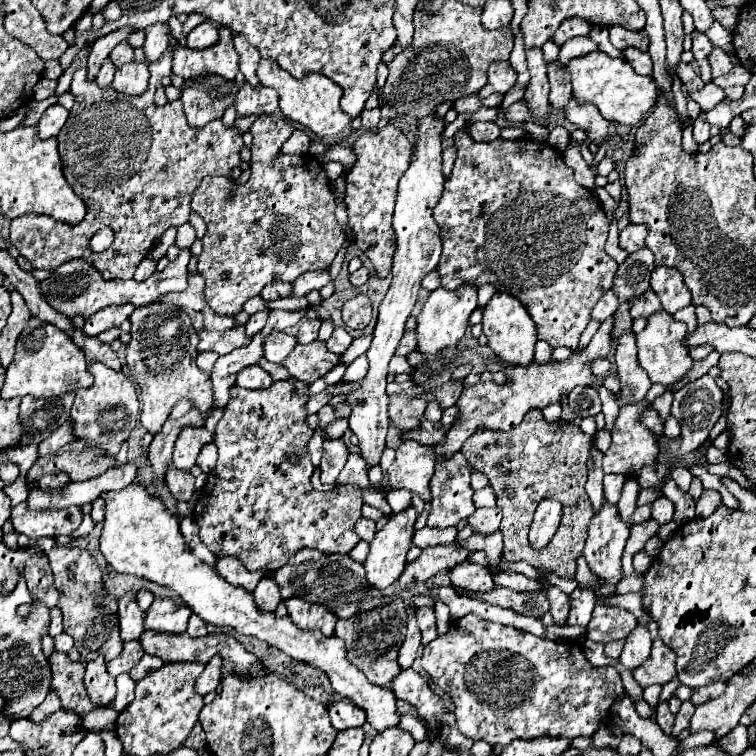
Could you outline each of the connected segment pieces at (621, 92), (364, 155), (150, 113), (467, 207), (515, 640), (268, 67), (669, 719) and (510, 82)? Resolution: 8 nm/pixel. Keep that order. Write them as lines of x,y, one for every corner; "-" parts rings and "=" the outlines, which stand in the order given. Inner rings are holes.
548,40
542,46
542,52
544,52
546,64
558,64
560,68
564,68
570,74
574,100
594,104
600,110
600,114
610,122
634,126
640,120
644,120
644,116
654,106
654,100
656,100
656,82
654,82
654,78
636,74
634,68
624,60
610,58
604,52
592,52
592,54
570,60
570,64
560,64
558,62
560,48
552,40
=
392,124
380,132
362,134
354,146
358,154
356,166
346,174
346,194
344,204
348,206
350,226
356,232
356,246
368,254
374,264
374,270
384,278
390,272
394,256
394,230
392,230
392,212
394,200
398,194
398,180
402,178
414,144
=
168,48
160,60
152,64
152,76
148,90
140,96
126,96
116,92
114,88
98,88
96,82
86,80
86,58
78,64
78,70
74,72
70,92
74,94
74,106
70,110
70,116
66,124
62,126
62,132
58,134
58,150
64,172
76,172
76,178
84,178
84,192
86,202
92,202
92,210
86,214
84,222
76,226
62,224
58,220
50,220
48,216
20,216
18,220
12,220
10,226
10,240
18,248
18,252
34,266
34,268
56,268
62,262
70,258
84,256
86,260
92,260
92,264
102,272
104,280
130,280
140,264
140,260
152,250
152,244
168,230
170,226
182,226
188,222
190,216
190,198
194,194
194,188
206,178
206,176
226,176
230,178
230,170
238,166
240,162
240,148
242,132
238,132
234,126
226,128
222,120
214,120
206,124
204,128
192,128
188,126
182,110
182,102
170,102
166,106
154,104
154,92
164,76
170,76
170,64
172,64
172,50
-
112,226
114,228
114,242
104,252
92,252
90,238
102,228
=
460,128
454,134
454,146
456,146
456,152
458,152
456,164
454,164
454,170
452,170
450,178
444,184
444,192
442,192
440,202
434,208
434,220
438,222
440,236
442,236
442,256
440,256
440,262
438,262
438,272
440,272
440,278
442,278
442,288
456,290
462,284
472,284
476,288
492,284
492,286
496,286
496,290
508,292
508,294
512,294
514,298
518,298
522,302
522,306
528,310
528,314
536,322
538,340
550,342
552,348
568,346
568,348
576,350
578,348
578,338
584,332
586,324
590,322
590,312
592,312
594,304
600,300
602,292
610,290
614,272
618,268
614,258
610,258
606,254
606,250
604,250
604,242
606,242
606,236
608,236
608,218
606,218
606,212
604,212
602,204
592,194
592,190
576,184
572,168
568,168
564,164
564,160
562,160
562,152
558,152
556,148
552,148
546,142
542,144
542,142
536,142
536,140
530,140
530,138
510,142
510,140
498,138
494,142
488,142
488,144
482,142
480,144
480,142
474,142
470,138
468,128
=
468,614
464,616
462,620
454,620
450,624
450,630
444,634
444,636
438,636
434,638
430,644
424,646
424,652
422,652
422,668
428,672
428,676
432,678
434,684
438,684
452,700
454,704
454,714
456,714
456,724
458,724
458,730
472,738
472,740
486,740
490,744
510,744
512,740
516,738
522,738
522,740
532,740
532,738
542,738
542,736
566,736
566,738
576,738
576,736
592,736
600,724
610,718
610,710
616,702
620,702
624,696
626,696
626,690
620,682
620,674
614,666
592,666
586,656
584,656
584,650
580,644
572,642
572,640
542,640
530,632
524,632
524,630
516,630
516,628
510,628
510,626
504,626
504,624
494,624
494,622
486,622
482,618
476,618
474,614
=
260,60
258,78
260,78
262,86
274,88
278,92
280,110
282,110
284,118
302,124
316,138
320,138
320,140
322,138
334,138
336,134
344,132
350,126
350,116
346,116
340,110
340,104
338,104
340,96
342,96
342,90
340,90
338,84
334,84
326,76
308,74
304,80
296,80
292,74
288,74
282,68
278,68
278,64
274,60
=
668,702
660,703
657,707
657,723
662,731
669,737
672,737
674,721
675,715
671,713
=
494,62
488,68
488,82
486,86
476,94
480,100
488,98
494,92
508,92
516,84
516,70
510,62

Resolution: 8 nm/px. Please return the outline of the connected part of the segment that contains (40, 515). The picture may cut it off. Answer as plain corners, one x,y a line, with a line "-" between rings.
18,504
12,508
12,524
18,534
26,534
28,538
56,538
60,534
72,534
82,522
82,510
78,506
58,512
30,512
26,504

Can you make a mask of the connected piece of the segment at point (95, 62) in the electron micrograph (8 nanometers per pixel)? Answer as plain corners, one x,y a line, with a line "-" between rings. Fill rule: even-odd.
124,28
124,30
116,30
116,32
110,32
102,38
98,38
94,44
92,44
92,52
88,56
88,80
94,80
94,76
98,74
102,62
108,58
110,50
120,44
122,40
126,40
126,36
130,34
132,30
130,28

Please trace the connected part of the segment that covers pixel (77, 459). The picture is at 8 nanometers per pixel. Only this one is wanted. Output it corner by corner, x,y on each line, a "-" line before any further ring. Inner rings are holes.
74,440
50,456
42,456
24,476
26,482
40,480
44,474
66,472
72,482
82,482
104,474
114,466
114,458
98,452
88,440

